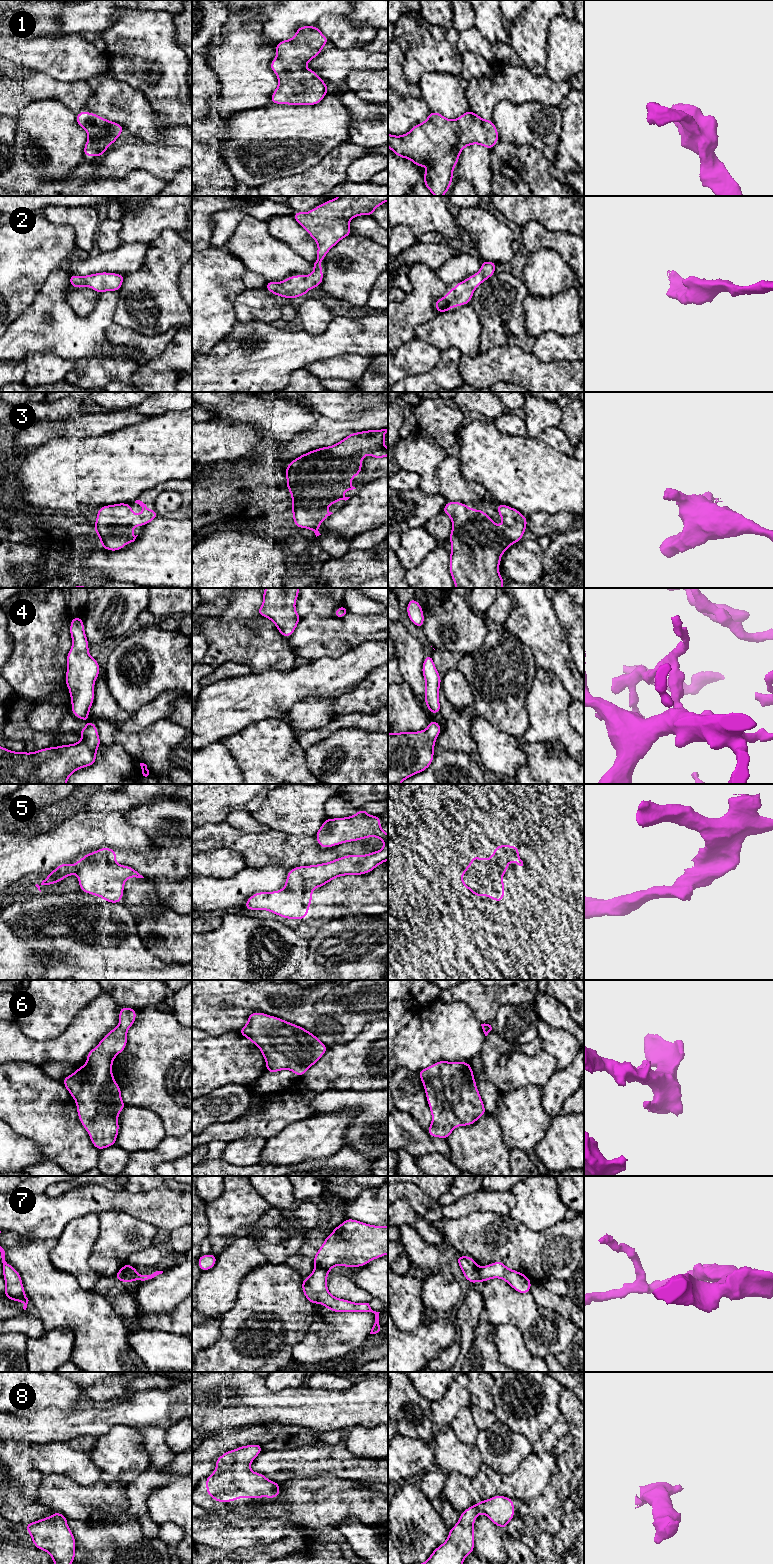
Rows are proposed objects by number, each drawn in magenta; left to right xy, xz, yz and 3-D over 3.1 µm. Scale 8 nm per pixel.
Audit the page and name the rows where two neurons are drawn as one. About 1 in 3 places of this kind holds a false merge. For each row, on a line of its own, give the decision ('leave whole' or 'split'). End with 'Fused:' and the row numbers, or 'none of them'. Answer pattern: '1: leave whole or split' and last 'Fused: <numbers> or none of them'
1: leave whole
2: leave whole
3: leave whole
4: leave whole
5: split
6: leave whole
7: split
8: leave whole
Fused: 5, 7

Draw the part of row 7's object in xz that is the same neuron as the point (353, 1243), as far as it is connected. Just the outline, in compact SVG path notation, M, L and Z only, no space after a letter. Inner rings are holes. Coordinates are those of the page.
M347 1218L324 1239L324 1243L317 1250L313 1262L315 1267L325 1270L331 1270L332 1267L337 1265L343 1267L362 1267L386 1254L388 1254L388 1225L385 1227L369 1225Z

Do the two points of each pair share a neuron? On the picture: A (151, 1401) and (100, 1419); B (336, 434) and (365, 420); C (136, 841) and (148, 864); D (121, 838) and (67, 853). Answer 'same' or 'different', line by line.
A: same
B: same
C: different
D: same

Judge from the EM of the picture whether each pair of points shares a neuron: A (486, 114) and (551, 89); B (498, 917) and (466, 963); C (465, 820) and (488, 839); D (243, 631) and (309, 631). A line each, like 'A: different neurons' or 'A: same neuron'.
A: same neuron
B: same neuron
C: same neuron
D: different neurons

